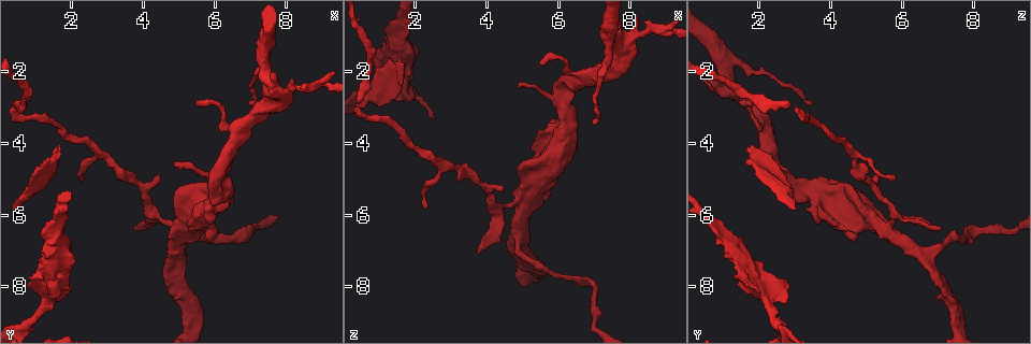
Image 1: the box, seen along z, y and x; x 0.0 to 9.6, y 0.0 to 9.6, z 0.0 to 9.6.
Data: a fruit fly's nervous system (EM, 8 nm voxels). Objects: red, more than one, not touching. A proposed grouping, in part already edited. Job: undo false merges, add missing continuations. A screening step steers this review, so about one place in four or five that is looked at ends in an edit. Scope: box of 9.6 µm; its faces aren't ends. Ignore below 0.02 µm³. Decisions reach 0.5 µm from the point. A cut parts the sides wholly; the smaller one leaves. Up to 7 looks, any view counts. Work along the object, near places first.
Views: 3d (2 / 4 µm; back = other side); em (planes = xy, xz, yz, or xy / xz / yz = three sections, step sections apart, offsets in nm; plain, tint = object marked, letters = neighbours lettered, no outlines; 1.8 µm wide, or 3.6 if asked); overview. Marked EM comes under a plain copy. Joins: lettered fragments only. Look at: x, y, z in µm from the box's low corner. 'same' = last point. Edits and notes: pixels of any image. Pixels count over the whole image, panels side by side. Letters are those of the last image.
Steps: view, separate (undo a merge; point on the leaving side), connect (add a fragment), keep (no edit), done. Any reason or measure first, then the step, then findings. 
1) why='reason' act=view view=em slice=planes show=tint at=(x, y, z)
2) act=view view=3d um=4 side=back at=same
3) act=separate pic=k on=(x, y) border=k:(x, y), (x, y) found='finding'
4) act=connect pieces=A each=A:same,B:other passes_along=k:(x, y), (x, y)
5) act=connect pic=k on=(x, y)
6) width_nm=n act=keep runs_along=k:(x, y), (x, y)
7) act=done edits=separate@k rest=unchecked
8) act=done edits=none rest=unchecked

why='thin neck' act=view view=em slice=planes show=letters at=(4.95, 6.40, 5.45)

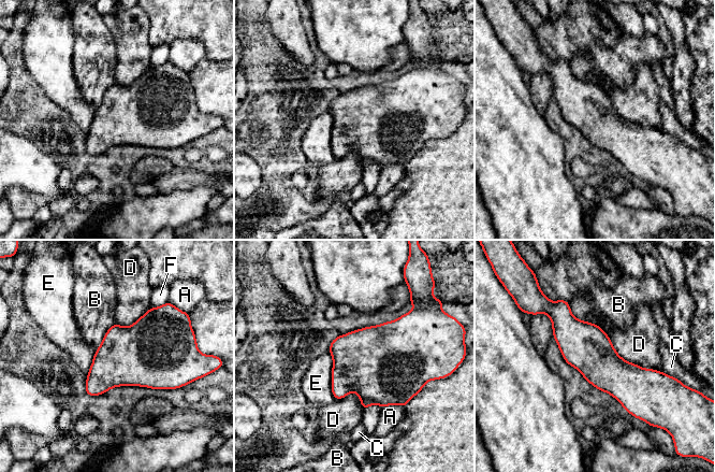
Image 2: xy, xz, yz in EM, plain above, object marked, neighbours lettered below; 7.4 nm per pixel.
act=keep each=A:other,B:other,C:other,D:other,E:other,F:other found='all the same neuron'

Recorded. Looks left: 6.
why='branch stops here' act=view view=em um=3.6 slice=xz step=4 show=tint at=(1.65, 4.00, 1.70)

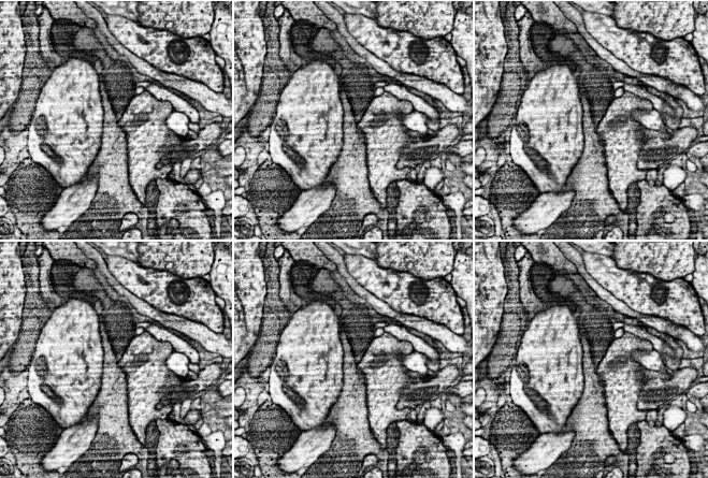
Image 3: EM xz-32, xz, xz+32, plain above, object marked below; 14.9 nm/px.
why='cut it another way' act=view view=em um=3.6 slice=planes show=letters at=same

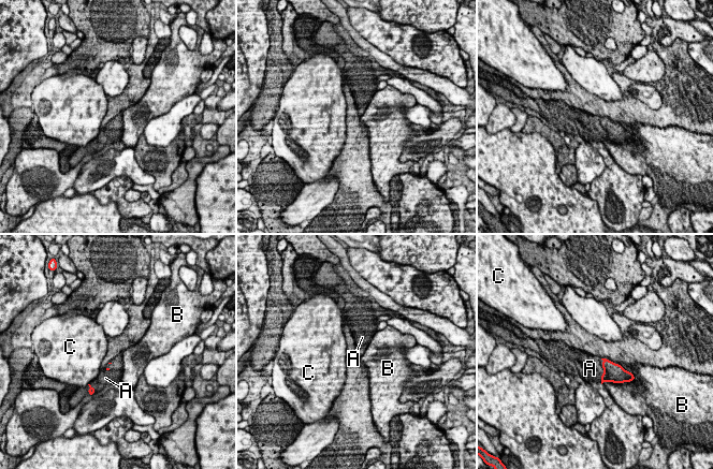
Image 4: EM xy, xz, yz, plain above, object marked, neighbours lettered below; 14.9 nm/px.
act=connect pieces=A each=A:same,B:other,C:other passes_along=4:(613, 372), (604, 370), (590, 368) found='it goes on there'

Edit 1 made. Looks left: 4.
why='sudden change in width' act=view view=em slice=xz step=4 show=tint at=(1.55, 6.45, 0.90)

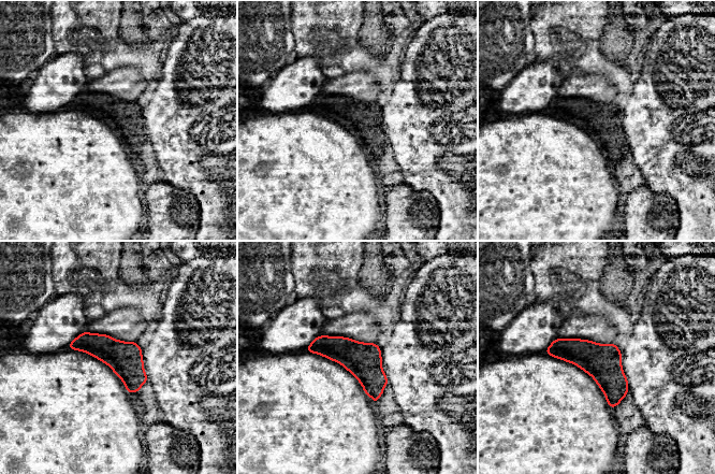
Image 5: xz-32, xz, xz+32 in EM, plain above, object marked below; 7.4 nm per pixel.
why='see the neighbours' act=view view=em slice=xz step=4 show=letters at=same

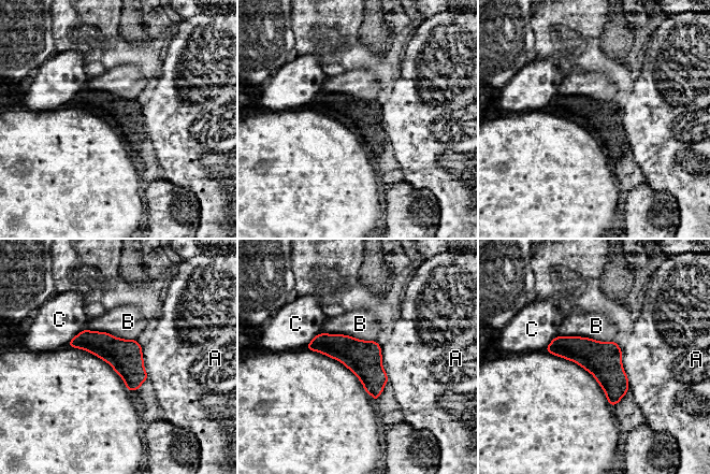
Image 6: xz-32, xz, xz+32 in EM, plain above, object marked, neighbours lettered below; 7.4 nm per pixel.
act=keep each=A:other,B:other,C:other border=6:(558, 334), (613, 341) found='continuous, no second neuron'

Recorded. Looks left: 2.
act=done edits=connect@4 rest=unchecked

